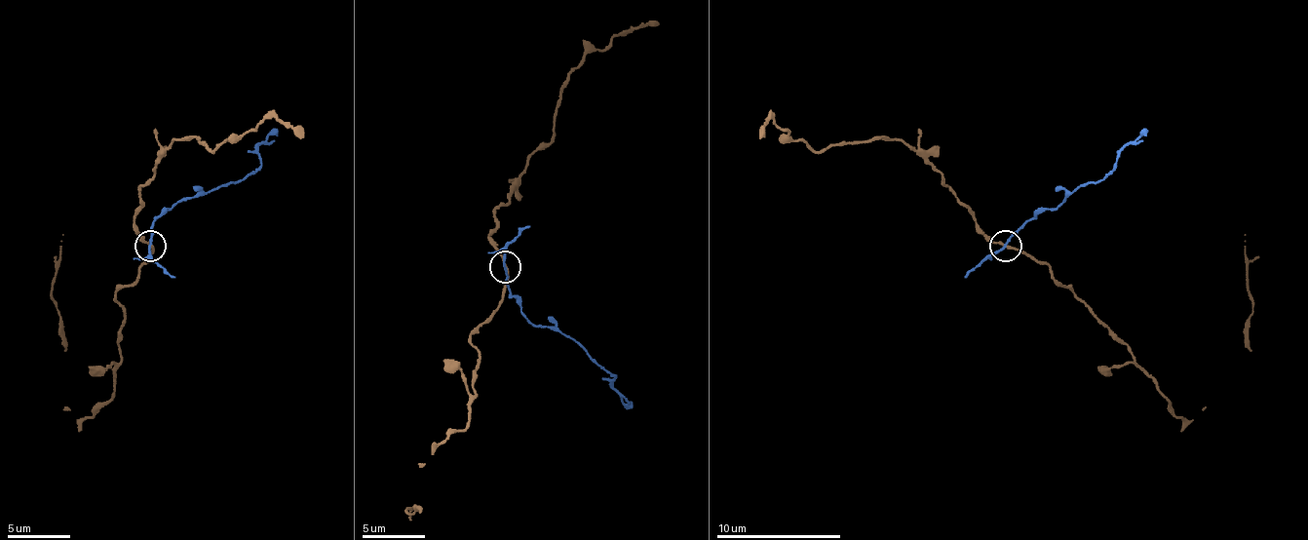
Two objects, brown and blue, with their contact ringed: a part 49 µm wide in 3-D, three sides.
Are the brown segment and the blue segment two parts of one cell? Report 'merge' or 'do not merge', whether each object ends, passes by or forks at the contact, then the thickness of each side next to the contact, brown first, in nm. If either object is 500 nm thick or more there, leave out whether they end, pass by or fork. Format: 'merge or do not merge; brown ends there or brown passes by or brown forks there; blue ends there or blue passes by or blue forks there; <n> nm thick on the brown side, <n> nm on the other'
do not merge; brown passes by; blue passes by; 190 nm thick on the brown side, 160 nm on the other

